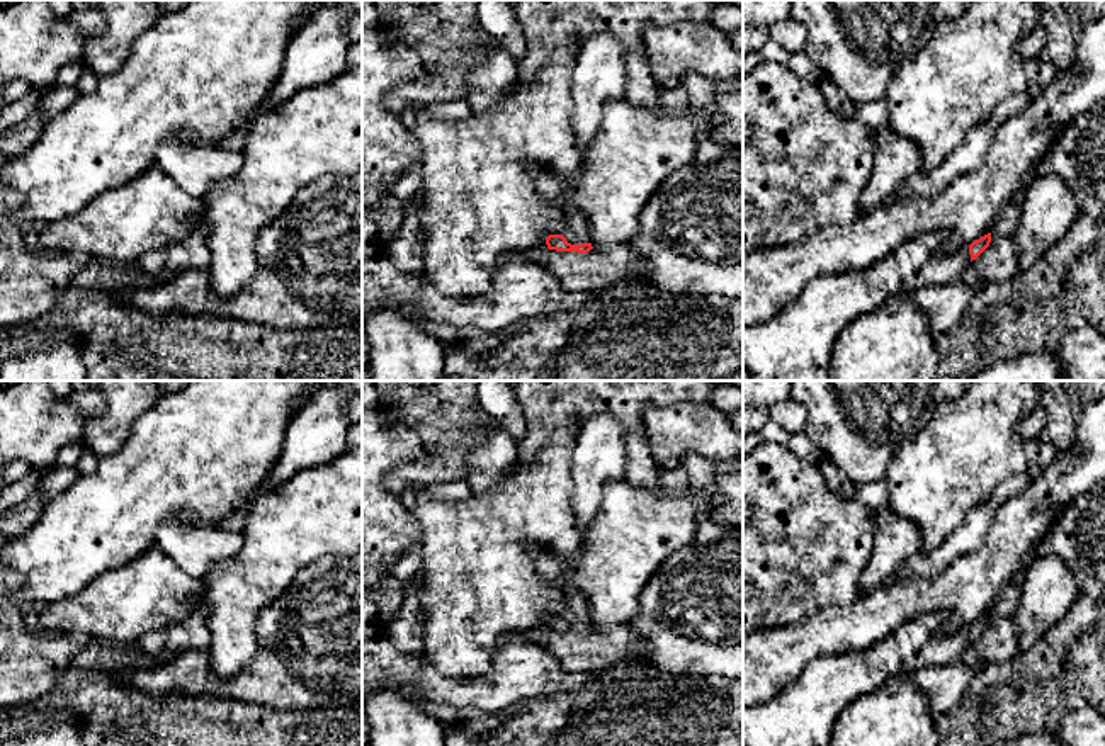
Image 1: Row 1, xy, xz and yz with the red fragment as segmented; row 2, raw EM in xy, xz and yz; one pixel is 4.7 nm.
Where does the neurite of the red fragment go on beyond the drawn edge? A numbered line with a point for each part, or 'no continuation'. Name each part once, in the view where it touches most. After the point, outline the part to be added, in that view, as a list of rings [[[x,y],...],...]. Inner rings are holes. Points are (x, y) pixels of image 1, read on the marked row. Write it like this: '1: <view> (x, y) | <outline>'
1: xz (577, 231) | [[[561,207],[564,216],[563,236],[571,245],[592,243],[590,228],[586,218],[573,207]]]

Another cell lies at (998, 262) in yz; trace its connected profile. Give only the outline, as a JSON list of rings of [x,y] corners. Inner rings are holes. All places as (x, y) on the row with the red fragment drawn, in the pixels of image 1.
[[[1000,236],[972,260],[962,274],[969,285],[981,287],[991,282],[1003,282],[1018,272],[1020,251],[1013,236]]]

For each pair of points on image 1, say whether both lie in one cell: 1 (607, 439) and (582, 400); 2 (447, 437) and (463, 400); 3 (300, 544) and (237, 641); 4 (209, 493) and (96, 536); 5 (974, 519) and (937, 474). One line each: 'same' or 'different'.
1: different
2: same
3: same
4: same
5: different

